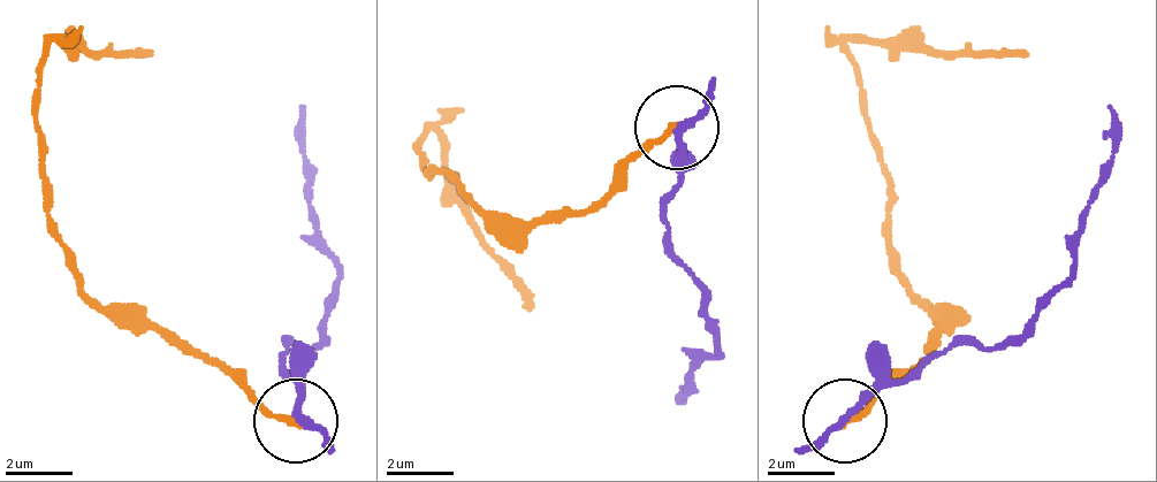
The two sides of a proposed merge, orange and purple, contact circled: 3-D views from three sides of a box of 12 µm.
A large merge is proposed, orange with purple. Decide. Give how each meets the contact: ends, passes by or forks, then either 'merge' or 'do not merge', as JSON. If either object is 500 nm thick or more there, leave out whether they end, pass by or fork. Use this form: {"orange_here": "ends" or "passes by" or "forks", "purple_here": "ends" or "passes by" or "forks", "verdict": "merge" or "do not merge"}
{"orange_here": "ends", "purple_here": "passes by", "verdict": "do not merge"}

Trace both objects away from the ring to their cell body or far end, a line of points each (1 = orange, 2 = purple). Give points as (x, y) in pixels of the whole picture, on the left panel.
1: (298, 419), (214, 359), (113, 318), (80, 284), (54, 226), (38, 116), (46, 50), (62, 40), (146, 58)
2: (298, 419), (281, 359), (314, 343), (340, 276), (298, 108)

